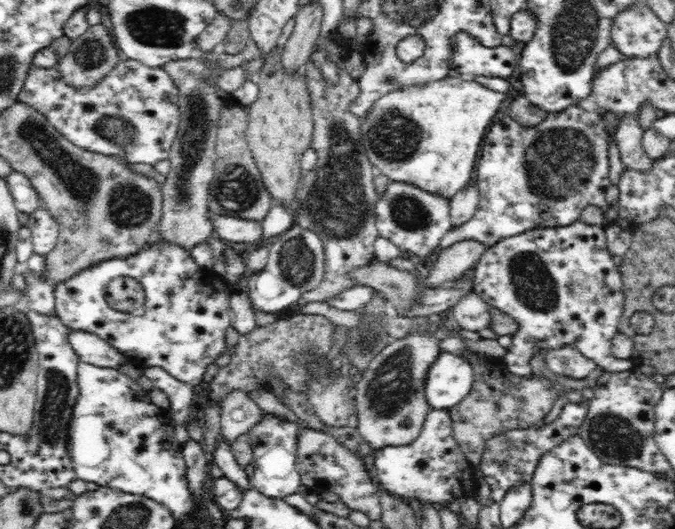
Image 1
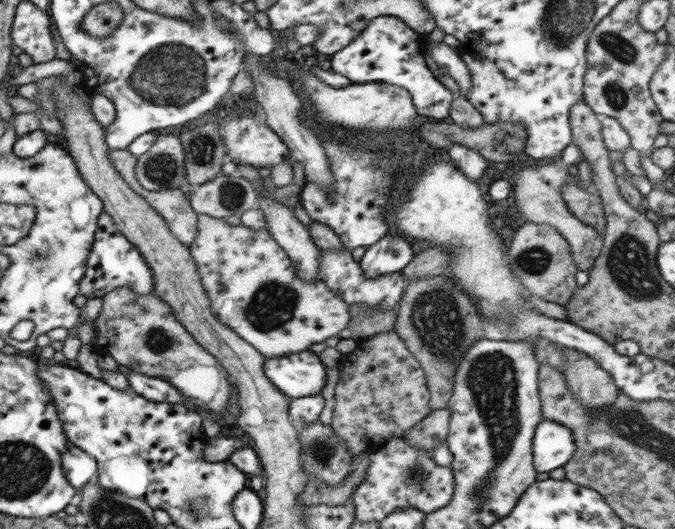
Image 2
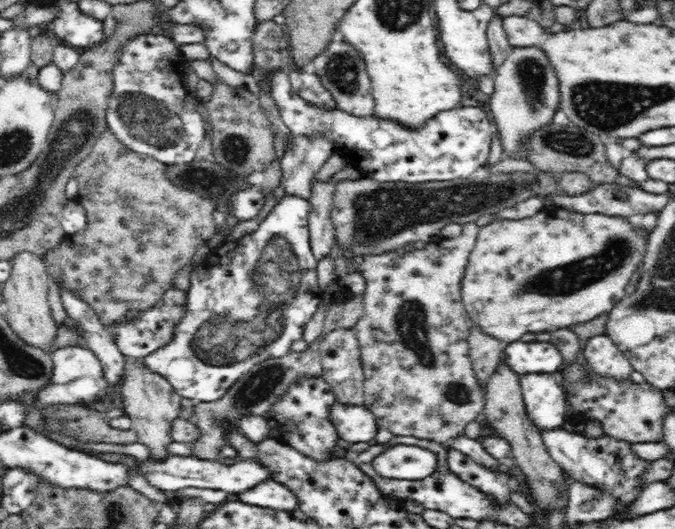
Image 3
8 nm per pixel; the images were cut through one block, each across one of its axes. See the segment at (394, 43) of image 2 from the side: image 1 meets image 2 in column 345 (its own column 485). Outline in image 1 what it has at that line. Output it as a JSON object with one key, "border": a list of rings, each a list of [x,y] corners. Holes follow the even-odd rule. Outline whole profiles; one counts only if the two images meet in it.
{"border":[[[458,32],[452,38],[454,54],[450,60],[450,69],[455,69],[464,78],[502,78],[510,79],[515,72],[516,54],[510,49],[510,43],[488,47],[482,46],[465,32]]]}

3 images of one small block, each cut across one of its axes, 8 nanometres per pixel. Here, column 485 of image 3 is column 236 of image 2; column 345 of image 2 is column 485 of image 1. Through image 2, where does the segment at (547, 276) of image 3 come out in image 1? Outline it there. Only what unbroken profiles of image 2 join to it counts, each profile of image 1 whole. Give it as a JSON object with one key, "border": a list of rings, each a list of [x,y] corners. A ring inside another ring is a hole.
{"border":[[[474,291],[464,295],[454,304],[447,315],[451,324],[457,328],[478,332],[482,328],[488,328],[492,317],[490,317],[490,306],[484,299]]]}

